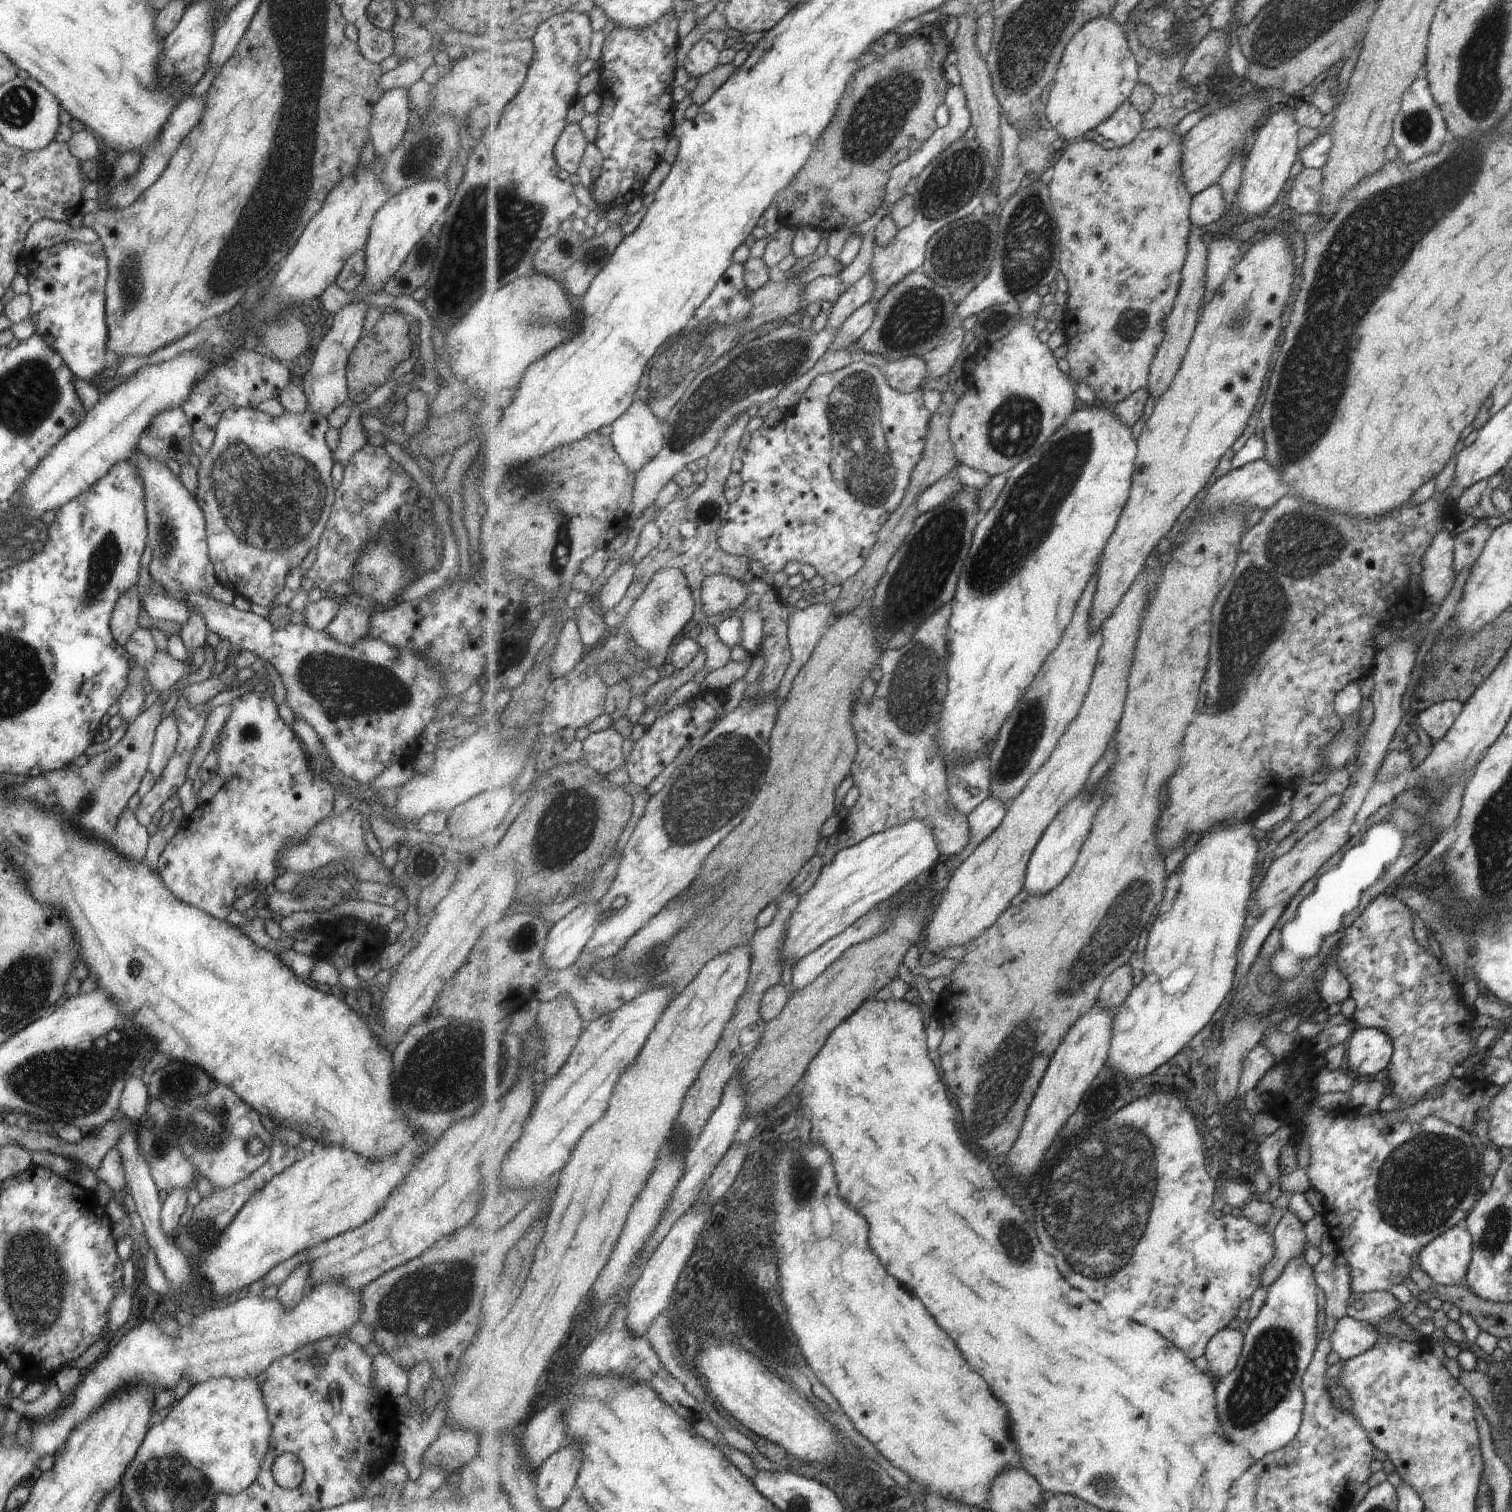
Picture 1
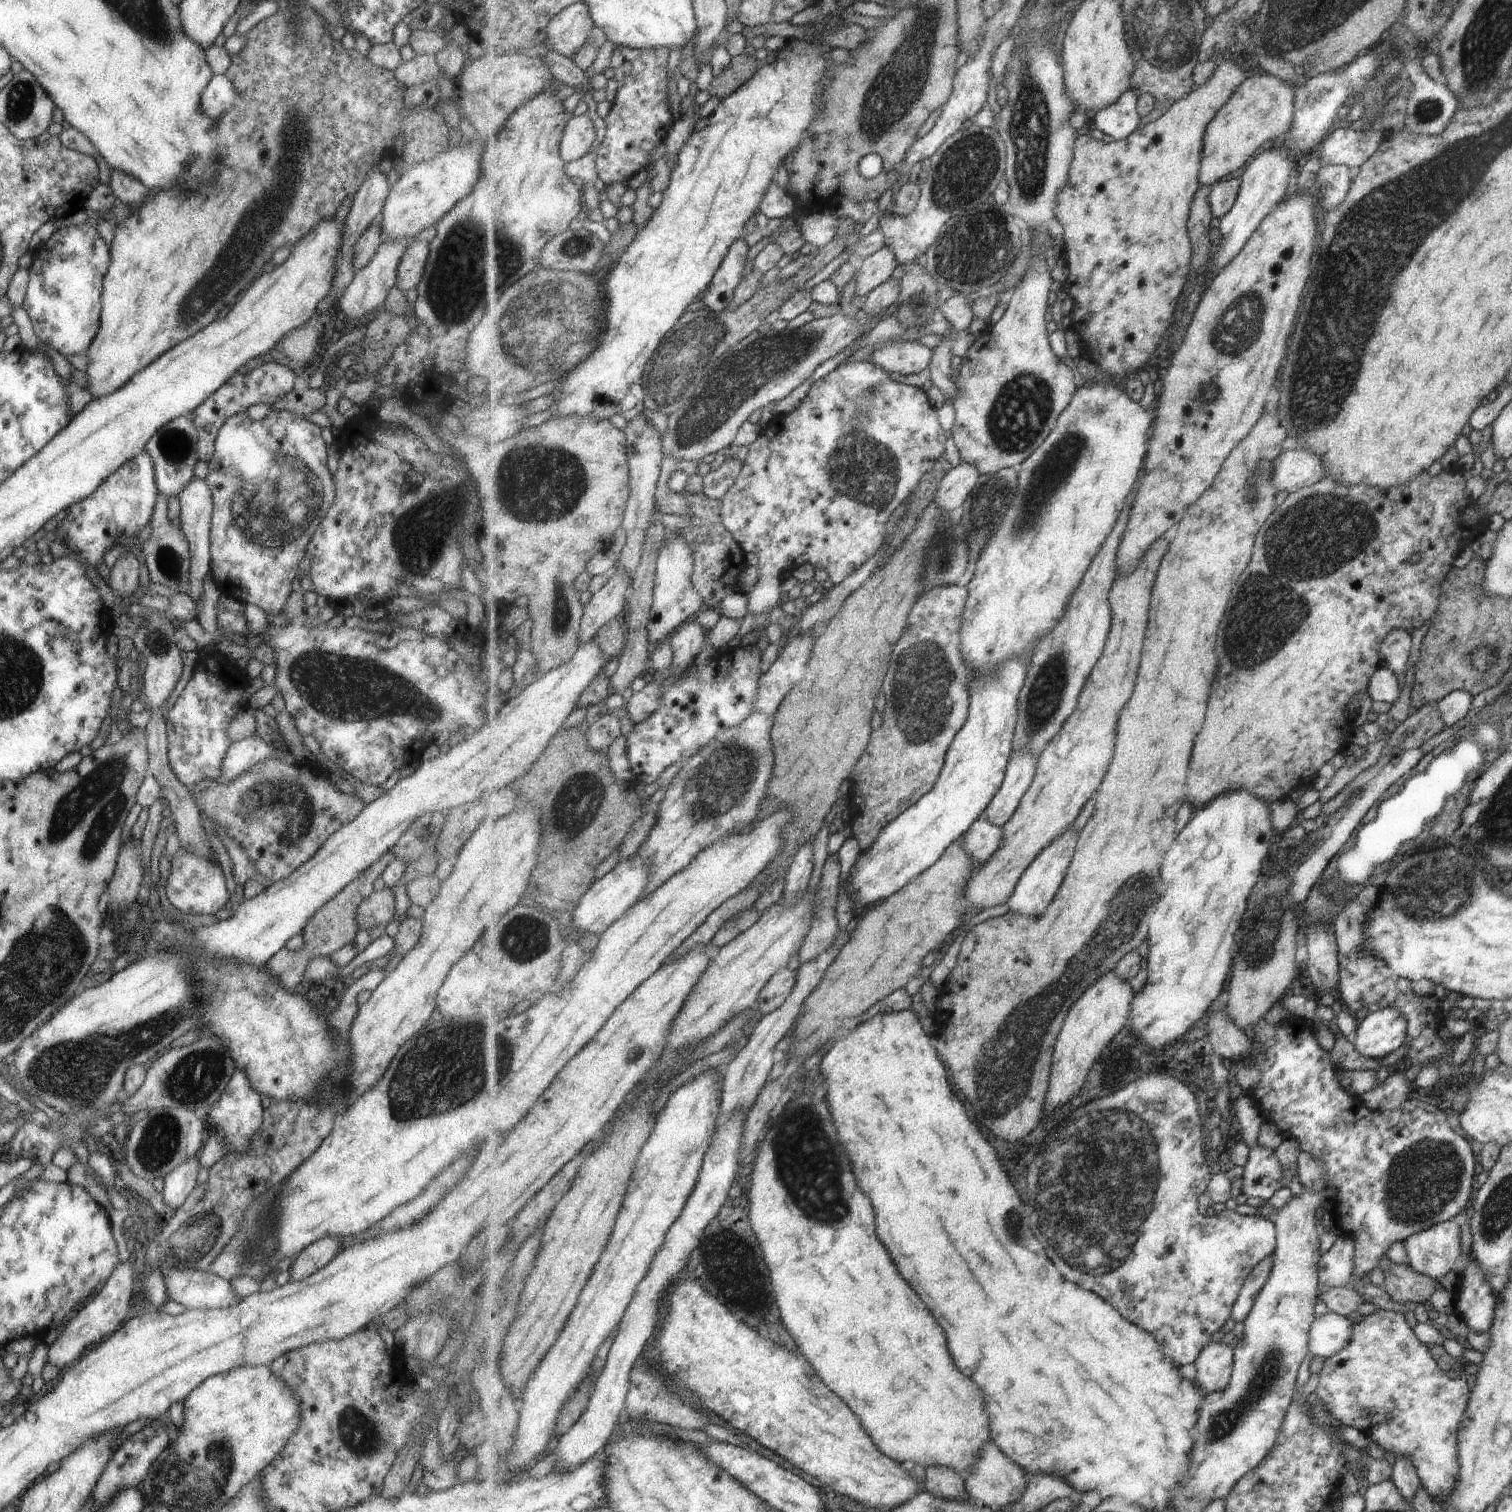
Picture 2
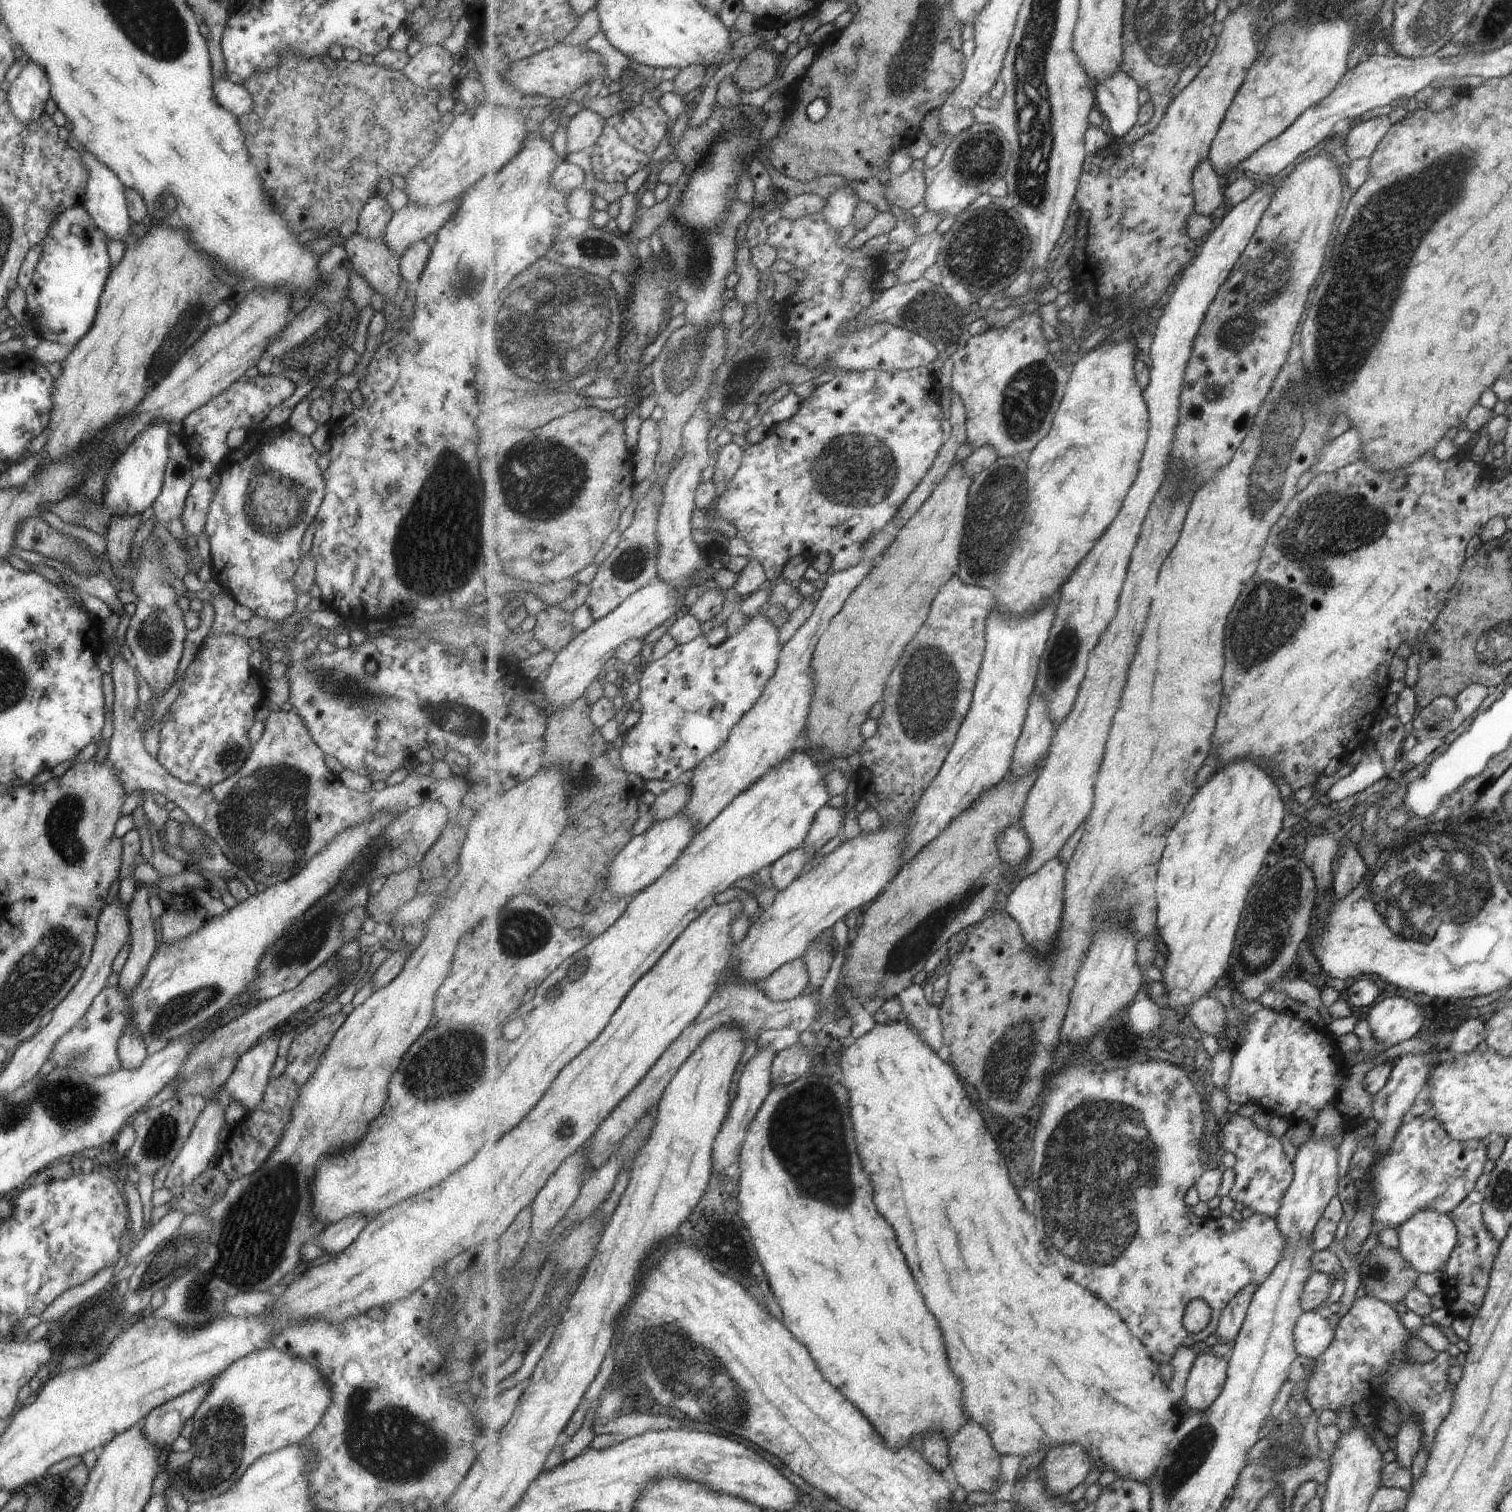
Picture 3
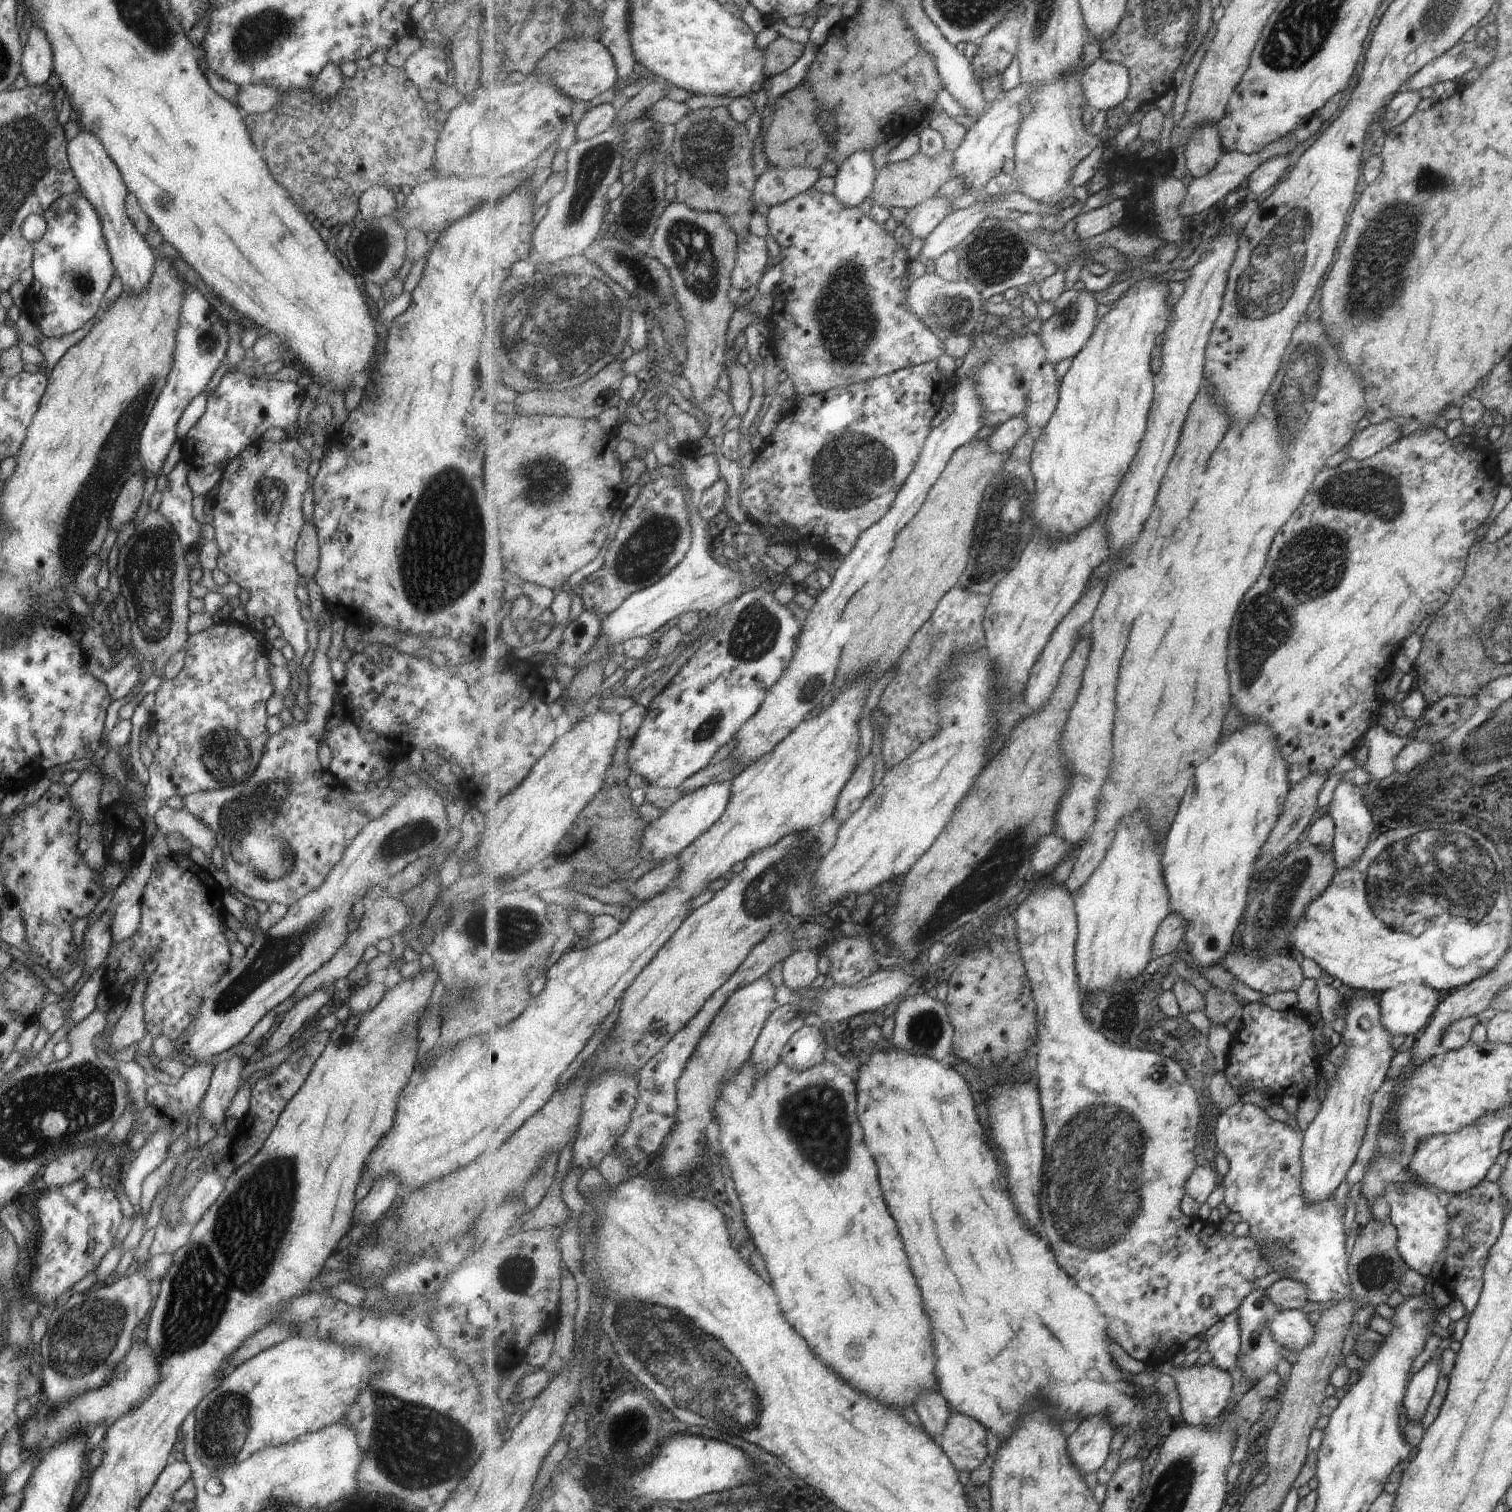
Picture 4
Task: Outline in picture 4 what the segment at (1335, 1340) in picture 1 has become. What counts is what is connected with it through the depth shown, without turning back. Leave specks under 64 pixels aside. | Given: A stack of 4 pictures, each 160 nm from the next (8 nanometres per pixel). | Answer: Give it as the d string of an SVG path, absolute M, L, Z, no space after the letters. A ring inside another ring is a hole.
M1300 1309L1279 1310L1269 1322L1269 1330L1277 1340L1277 1345L1288 1351L1301 1352L1313 1338L1313 1327L1307 1318Z

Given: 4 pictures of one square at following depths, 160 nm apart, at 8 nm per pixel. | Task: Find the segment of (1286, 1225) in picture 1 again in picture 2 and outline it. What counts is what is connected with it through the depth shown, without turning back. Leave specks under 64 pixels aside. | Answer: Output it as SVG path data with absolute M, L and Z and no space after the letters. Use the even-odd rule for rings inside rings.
M1274 1254L1268 1256L1256 1266L1255 1270L1245 1281L1244 1288L1241 1289L1240 1297L1232 1310L1232 1318L1235 1322L1245 1322L1249 1318L1257 1297L1260 1296L1261 1290L1272 1276L1272 1270L1275 1266Z

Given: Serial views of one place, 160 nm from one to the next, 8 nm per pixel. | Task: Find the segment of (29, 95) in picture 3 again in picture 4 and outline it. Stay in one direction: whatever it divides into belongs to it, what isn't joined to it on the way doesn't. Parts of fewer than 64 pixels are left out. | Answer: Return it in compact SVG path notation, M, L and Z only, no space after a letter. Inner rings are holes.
M31 22L25 46L21 52L21 75L27 85L43 84L52 74L53 56L45 32L37 22Z

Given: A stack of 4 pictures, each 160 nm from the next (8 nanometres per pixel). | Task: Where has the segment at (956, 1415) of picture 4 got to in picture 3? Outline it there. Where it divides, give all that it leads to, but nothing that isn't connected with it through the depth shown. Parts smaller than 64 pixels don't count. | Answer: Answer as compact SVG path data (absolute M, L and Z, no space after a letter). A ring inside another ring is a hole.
M971 1419L967 1425L960 1431L957 1431L957 1434L950 1438L950 1466L954 1472L954 1476L960 1486L968 1493L987 1493L992 1494L1001 1490L1000 1485L1007 1482L1003 1470L1001 1470L1001 1454L995 1448L995 1445L992 1443L991 1435L981 1426L977 1421Z

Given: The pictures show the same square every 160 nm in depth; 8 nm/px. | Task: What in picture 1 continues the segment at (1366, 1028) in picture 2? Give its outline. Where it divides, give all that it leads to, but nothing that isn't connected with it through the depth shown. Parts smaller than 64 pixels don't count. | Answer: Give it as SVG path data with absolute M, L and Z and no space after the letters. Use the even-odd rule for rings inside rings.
M1366 1028L1353 1029L1344 1044L1344 1067L1357 1080L1379 1077L1388 1065L1393 1047L1383 1031Z

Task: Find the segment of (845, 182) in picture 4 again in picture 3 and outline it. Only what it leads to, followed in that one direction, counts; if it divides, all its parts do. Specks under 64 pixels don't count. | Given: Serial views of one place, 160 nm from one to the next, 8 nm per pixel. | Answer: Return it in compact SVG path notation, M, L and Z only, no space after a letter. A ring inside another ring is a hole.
M846 188L835 191L827 199L825 208L822 210L828 224L833 226L830 229L840 231L847 224L851 224L859 202L859 198Z

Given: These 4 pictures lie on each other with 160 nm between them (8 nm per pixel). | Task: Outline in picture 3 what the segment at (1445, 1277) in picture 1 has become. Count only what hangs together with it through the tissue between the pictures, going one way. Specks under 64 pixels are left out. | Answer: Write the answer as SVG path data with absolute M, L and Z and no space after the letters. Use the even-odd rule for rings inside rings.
M1420 1210L1396 1228L1398 1251L1418 1273L1441 1271L1456 1243L1456 1230L1450 1216L1436 1210Z

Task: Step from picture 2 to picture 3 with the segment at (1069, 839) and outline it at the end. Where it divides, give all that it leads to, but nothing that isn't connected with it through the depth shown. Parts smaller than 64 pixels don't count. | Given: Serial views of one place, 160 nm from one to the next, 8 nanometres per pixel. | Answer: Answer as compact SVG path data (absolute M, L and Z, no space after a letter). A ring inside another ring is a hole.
M1058 858L1045 863L1037 872L1019 881L1002 904L1017 919L1030 947L1044 955L1056 945L1056 934L1062 925L1068 865Z

